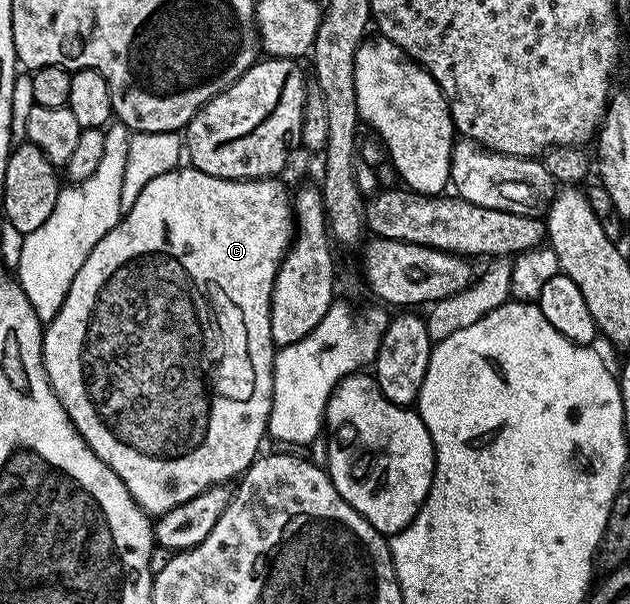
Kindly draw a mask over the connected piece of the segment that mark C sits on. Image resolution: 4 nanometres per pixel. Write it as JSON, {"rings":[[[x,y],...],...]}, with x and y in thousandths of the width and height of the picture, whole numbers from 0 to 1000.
{"rings":[[[286,275],[276,278],[273,285],[256,288],[256,295],[243,295],[243,301],[237,301],[237,308],[230,308],[230,315],[224,315],[224,321],[217,321],[217,334],[211,334],[211,341],[205,349],[195,353],[192,363],[179,374],[179,381],[173,381],[173,387],[167,387],[167,394],[160,394],[160,401],[154,401],[154,407],[148,407],[141,427],[135,427],[135,440],[129,440],[129,447],[122,447],[122,460],[116,460],[116,474],[110,474],[110,487],[103,493],[97,513],[73,538],[68,553],[68,604],[75,614],[81,642],[90,652],[90,659],[106,682],[108,692],[116,699],[116,705],[129,719],[133,732],[138,733],[138,740],[148,745],[148,752],[154,752],[154,758],[160,758],[160,765],[167,765],[175,772],[179,785],[186,785],[186,791],[192,791],[198,798],[208,823],[219,831],[229,848],[241,856],[251,858],[260,848],[287,838],[287,831],[300,831],[300,825],[319,818],[329,808],[354,805],[367,798],[360,795],[370,793],[368,796],[371,796],[375,790],[390,781],[400,762],[413,753],[411,733],[421,728],[424,694],[430,684],[437,584],[440,581],[440,573],[430,558],[430,482],[437,472],[437,455],[443,445],[443,432],[449,429],[456,412],[462,409],[470,381],[465,325],[460,316],[456,320],[456,311],[446,300],[448,296],[443,295],[352,298],[338,288],[325,288],[319,281],[302,275]]]}

